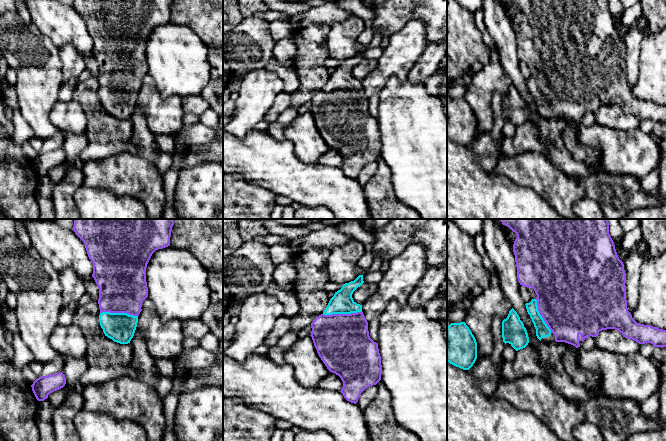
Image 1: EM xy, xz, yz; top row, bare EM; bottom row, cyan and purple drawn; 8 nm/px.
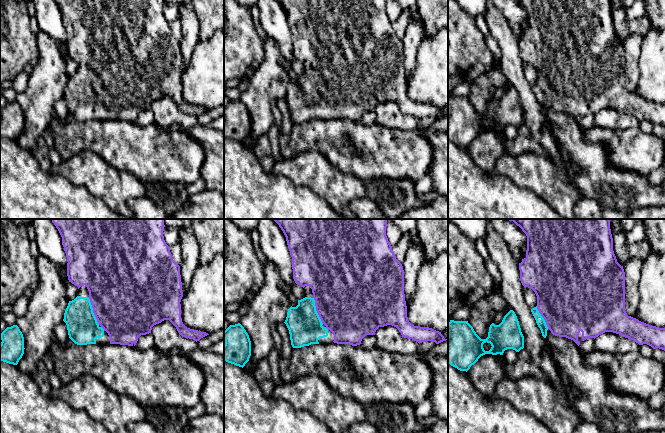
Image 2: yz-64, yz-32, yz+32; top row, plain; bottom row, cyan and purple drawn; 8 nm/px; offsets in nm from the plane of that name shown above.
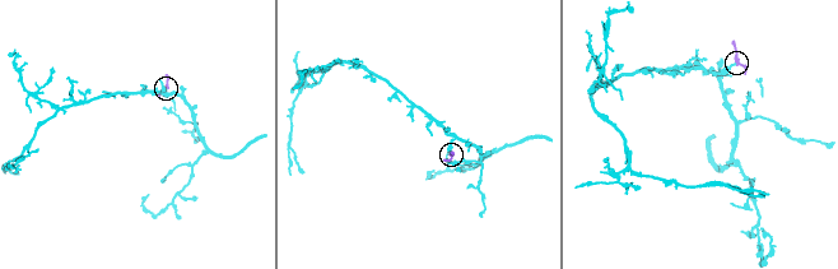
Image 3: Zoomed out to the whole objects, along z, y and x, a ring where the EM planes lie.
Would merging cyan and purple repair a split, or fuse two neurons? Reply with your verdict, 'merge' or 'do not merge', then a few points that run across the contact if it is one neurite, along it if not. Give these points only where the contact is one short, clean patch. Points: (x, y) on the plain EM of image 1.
merge; line xz (342, 78), (342, 89), (342, 117)

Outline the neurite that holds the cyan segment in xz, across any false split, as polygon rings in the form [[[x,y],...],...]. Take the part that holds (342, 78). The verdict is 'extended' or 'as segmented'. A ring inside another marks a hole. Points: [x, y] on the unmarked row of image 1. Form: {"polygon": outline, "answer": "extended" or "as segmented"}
{"polygon": [[[359,51],[354,57],[343,60],[330,75],[324,88],[311,99],[310,111],[327,145],[341,154],[343,164],[340,168],[347,177],[354,180],[366,164],[381,156],[382,150],[378,119],[369,112],[368,98],[362,88],[362,81],[352,74],[353,68],[363,59],[363,51]]], "answer": "extended"}

